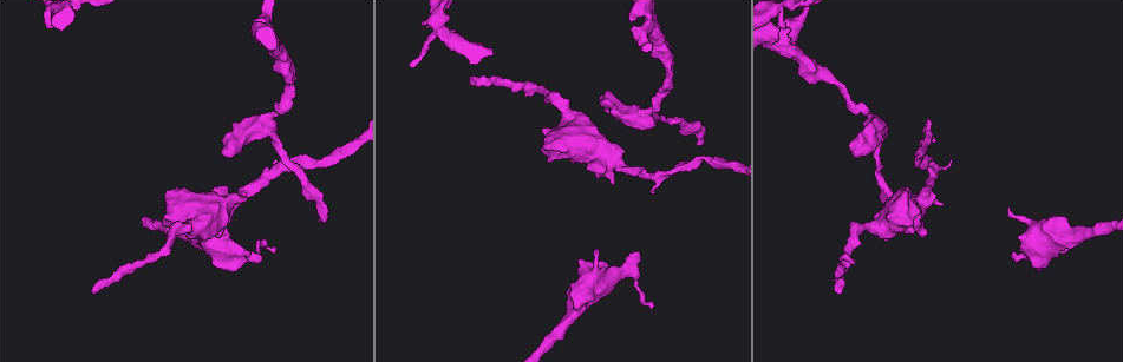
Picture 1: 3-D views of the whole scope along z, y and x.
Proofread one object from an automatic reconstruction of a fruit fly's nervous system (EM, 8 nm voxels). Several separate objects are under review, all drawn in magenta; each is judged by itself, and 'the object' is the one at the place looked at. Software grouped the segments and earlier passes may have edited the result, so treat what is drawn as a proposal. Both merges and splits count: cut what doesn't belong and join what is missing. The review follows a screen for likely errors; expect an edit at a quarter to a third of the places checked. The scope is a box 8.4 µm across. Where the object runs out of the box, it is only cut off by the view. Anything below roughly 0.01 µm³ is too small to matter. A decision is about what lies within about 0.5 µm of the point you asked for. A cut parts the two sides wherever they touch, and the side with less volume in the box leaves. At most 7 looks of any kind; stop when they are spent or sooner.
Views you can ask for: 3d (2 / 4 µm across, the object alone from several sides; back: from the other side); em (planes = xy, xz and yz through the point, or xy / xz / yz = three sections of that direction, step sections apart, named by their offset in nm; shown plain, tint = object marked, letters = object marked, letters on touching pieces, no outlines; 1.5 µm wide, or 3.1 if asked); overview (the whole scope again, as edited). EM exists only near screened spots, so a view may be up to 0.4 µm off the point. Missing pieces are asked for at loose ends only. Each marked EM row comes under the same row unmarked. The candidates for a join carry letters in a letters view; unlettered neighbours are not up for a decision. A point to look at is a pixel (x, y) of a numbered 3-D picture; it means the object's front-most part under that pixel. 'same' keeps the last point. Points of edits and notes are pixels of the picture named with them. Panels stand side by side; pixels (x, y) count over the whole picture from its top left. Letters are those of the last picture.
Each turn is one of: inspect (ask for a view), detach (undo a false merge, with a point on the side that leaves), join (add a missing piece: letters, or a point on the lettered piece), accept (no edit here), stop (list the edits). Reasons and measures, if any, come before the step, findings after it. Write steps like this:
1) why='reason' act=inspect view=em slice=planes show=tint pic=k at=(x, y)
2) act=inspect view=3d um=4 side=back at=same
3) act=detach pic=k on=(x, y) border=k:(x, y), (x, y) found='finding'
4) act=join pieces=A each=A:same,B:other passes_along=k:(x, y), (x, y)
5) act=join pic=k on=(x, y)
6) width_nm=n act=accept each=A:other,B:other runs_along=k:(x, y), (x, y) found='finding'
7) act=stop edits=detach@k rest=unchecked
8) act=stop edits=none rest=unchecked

why='branch stops here' act=inspect view=em slice=planes show=letters pic=1 at=(785, 27)

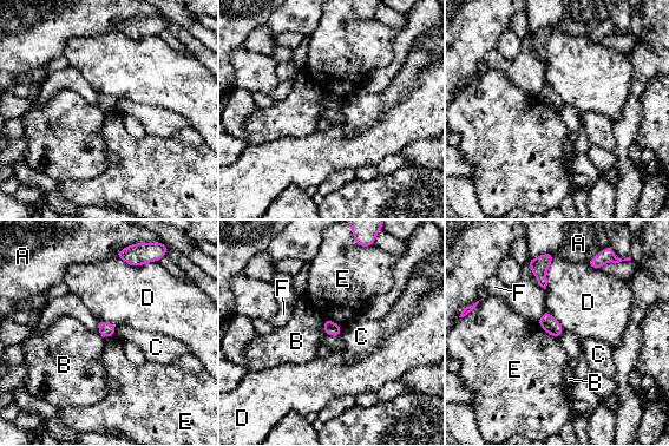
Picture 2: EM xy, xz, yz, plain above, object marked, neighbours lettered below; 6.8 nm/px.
act=accept each=A:other,B:other,C:other,D:other,E:other,F:other border=2:(322, 320), (322, 329), (326, 334) found='none of them fits'

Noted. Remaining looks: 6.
why='end of a long branch' act=inspect view=3d um=4 pic=1 at=(472, 85)

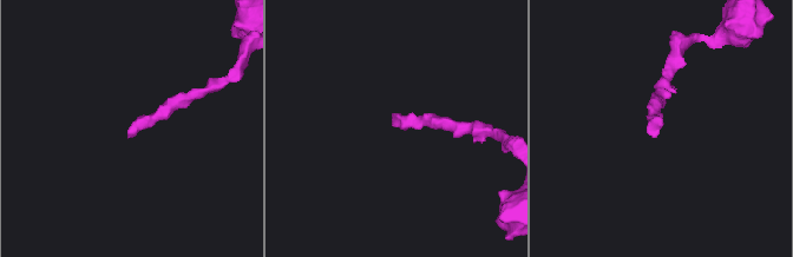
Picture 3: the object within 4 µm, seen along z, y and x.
why='need the tissue' act=inspect view=em slice=planes show=letters pic=3 at=(127, 136)

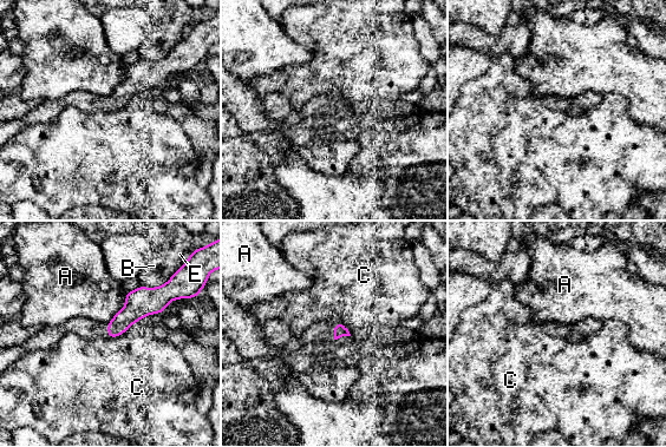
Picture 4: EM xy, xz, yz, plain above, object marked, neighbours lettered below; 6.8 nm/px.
width_nm=90 act=accept each=A:other,B:other,C:other,E:other border=4:(181, 297), (161, 313), (142, 317) found='none of them fits'

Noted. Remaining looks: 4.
why='branch stops here' act=inspect view=em slice=xz step=8 show=tint pic=1 at=(640, 254)

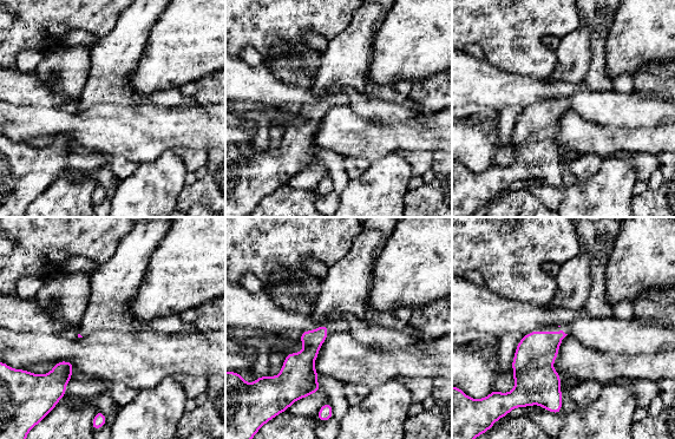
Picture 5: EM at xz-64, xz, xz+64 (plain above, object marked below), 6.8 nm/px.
act=inspect view=em slice=planes show=letters at=same

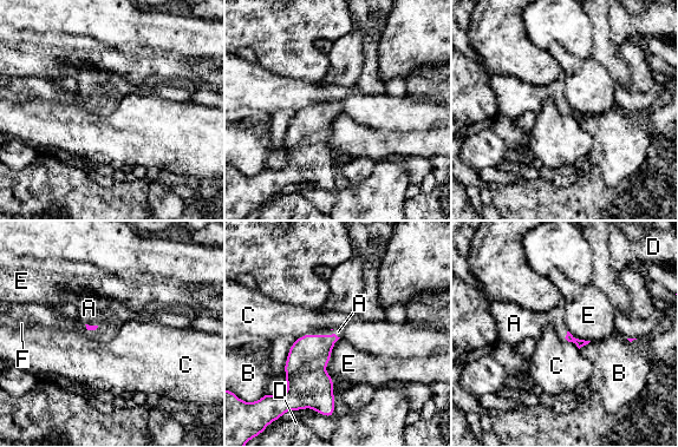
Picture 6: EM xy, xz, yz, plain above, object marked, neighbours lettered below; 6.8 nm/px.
longest_contact=E:300nm act=join pic=6 on=(338, 332) each=A:same,B:other,C:other,D:other,E:other,F:other found='the cell continues'

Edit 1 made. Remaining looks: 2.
act=stop edits=join@6 rest=unchecked

